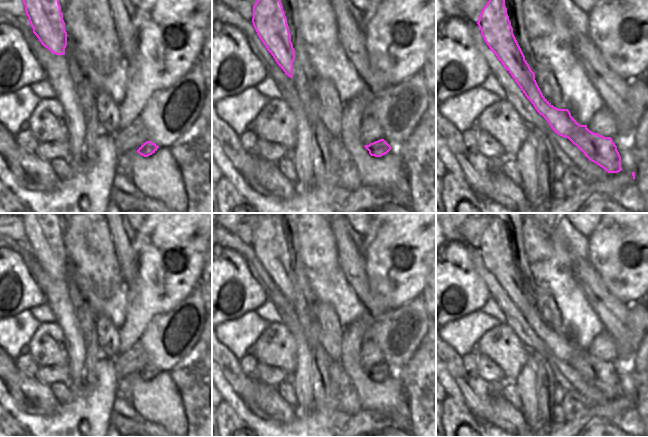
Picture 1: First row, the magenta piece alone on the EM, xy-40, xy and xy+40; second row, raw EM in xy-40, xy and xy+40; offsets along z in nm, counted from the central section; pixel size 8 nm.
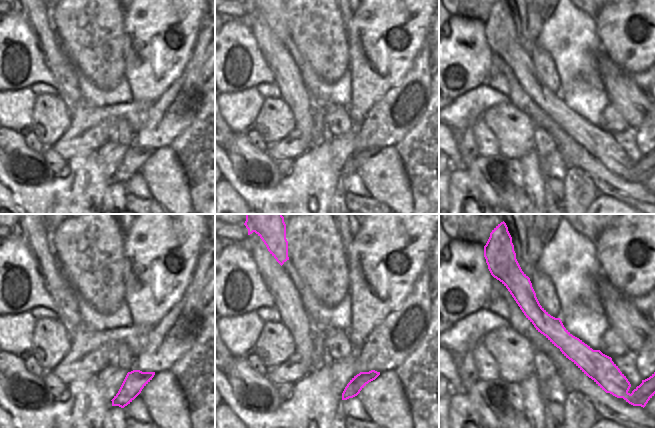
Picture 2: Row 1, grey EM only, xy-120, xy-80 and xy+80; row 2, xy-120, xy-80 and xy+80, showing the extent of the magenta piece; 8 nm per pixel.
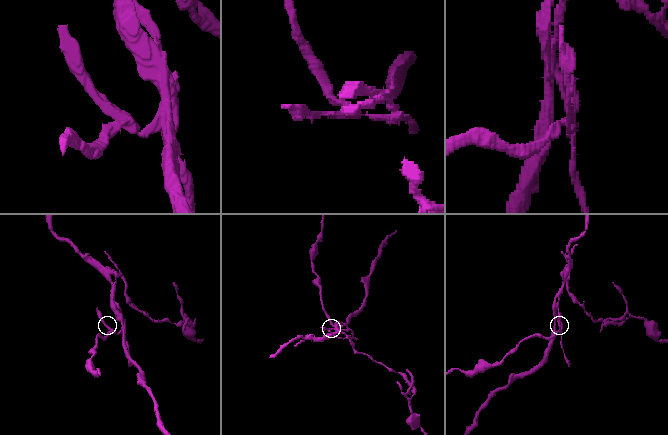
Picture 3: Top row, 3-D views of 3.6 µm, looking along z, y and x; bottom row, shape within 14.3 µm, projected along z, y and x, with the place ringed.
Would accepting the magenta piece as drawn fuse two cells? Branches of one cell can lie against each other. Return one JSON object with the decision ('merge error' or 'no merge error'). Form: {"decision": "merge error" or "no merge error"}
{"decision": "merge error"}

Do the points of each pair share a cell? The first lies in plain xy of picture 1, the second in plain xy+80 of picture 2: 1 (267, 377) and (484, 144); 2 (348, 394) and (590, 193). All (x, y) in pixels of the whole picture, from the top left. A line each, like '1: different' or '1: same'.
1: same
2: different

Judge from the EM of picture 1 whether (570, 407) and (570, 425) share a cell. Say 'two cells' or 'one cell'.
one cell

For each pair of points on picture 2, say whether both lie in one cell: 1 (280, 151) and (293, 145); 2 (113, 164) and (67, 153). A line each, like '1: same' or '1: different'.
1: same
2: different

